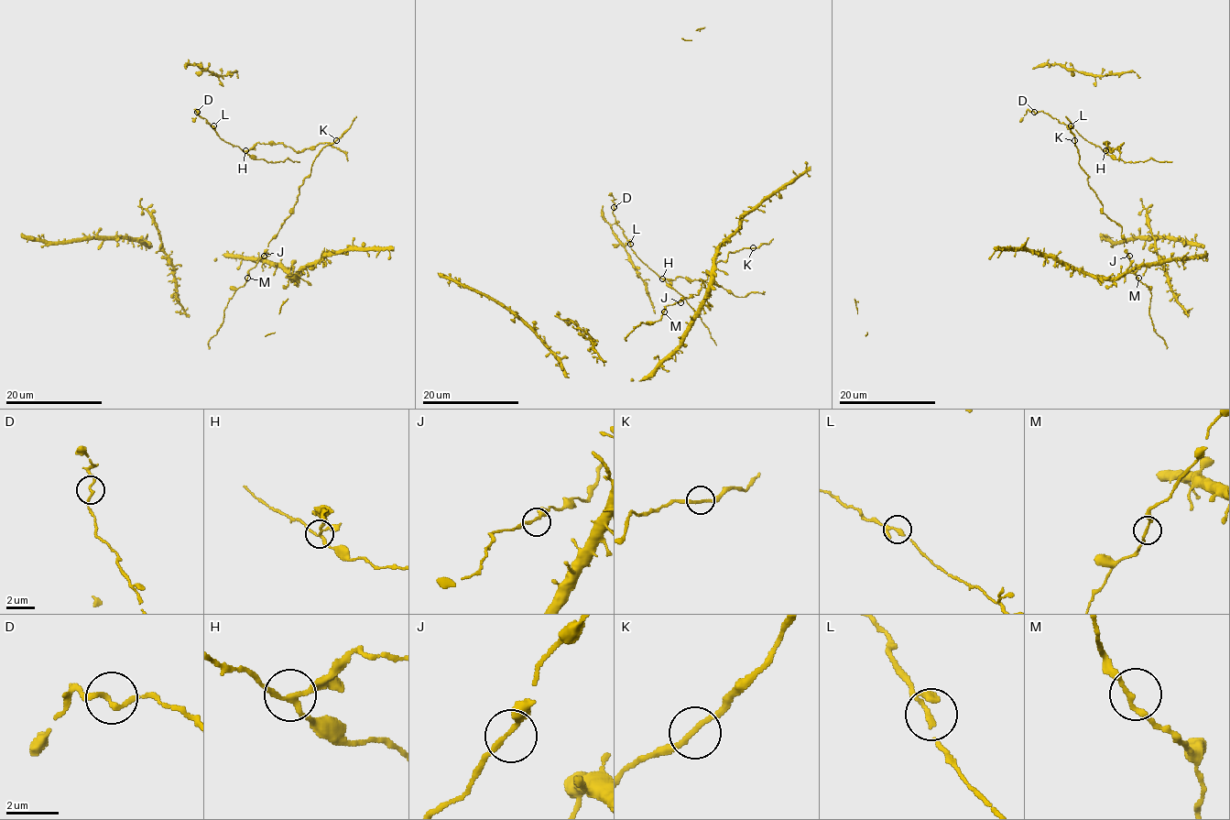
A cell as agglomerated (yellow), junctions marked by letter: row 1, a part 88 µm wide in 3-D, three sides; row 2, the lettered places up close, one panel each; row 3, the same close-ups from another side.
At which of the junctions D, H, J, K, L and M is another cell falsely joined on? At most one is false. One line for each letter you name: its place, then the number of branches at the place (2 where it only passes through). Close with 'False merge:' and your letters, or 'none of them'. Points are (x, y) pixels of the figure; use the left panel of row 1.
H: place (245, 150); branches 3
False merge: H

